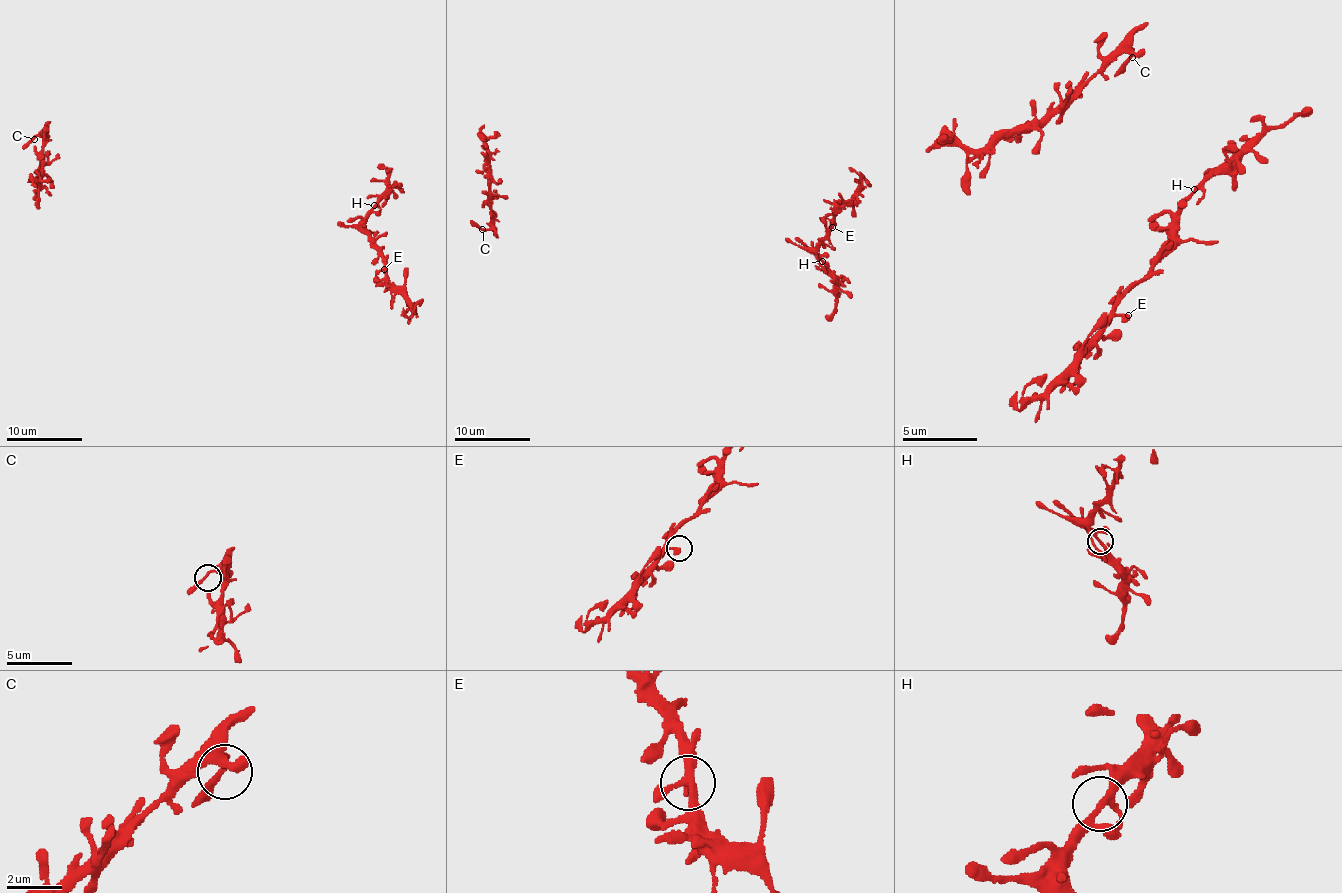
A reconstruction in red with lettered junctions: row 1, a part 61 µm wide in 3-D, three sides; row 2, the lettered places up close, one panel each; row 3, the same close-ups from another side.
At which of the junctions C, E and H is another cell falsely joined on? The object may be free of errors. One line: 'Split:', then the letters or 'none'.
Split: none

